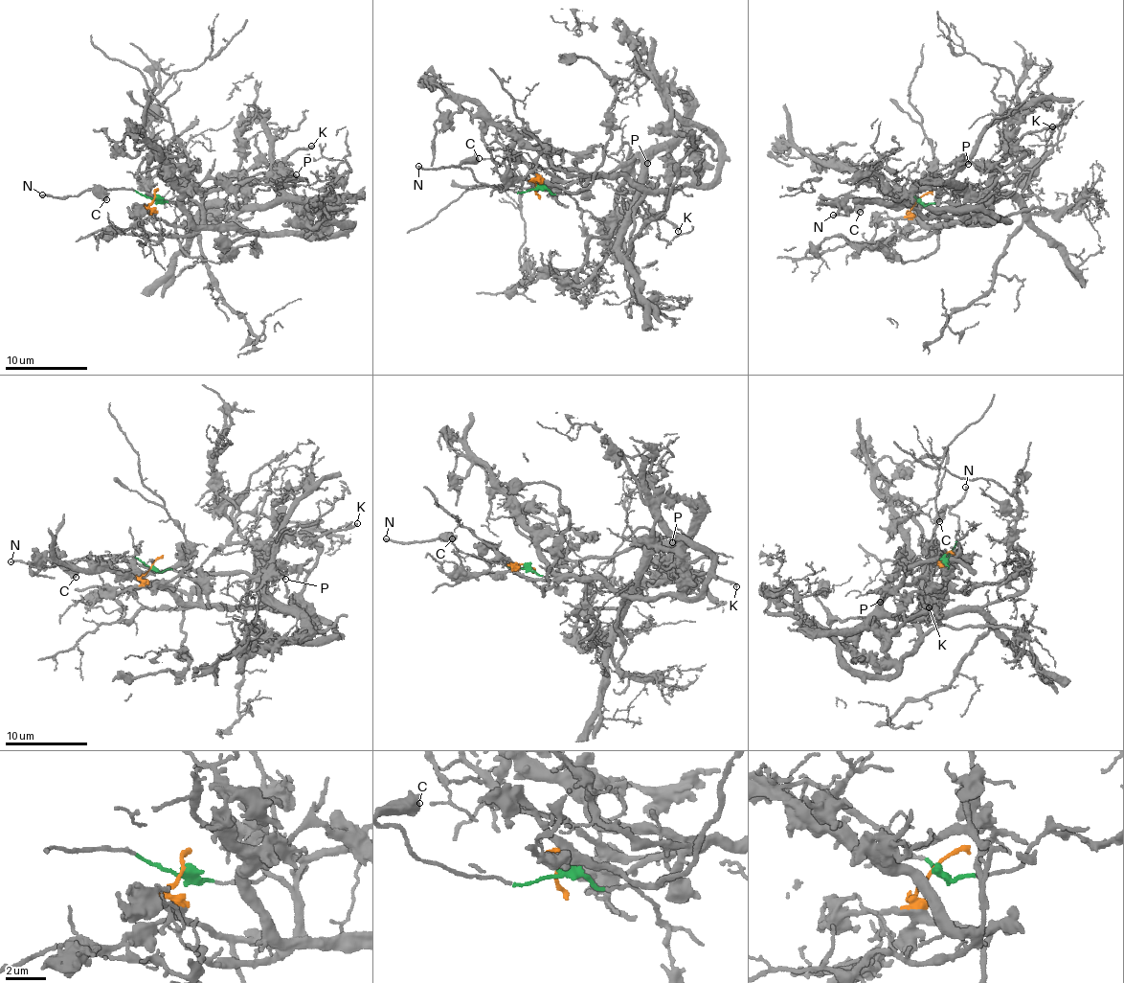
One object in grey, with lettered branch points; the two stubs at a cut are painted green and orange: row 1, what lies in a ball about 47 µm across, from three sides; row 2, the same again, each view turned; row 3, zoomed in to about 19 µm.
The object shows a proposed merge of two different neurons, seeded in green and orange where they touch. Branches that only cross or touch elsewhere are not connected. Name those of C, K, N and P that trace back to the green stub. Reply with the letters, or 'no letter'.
C, N

